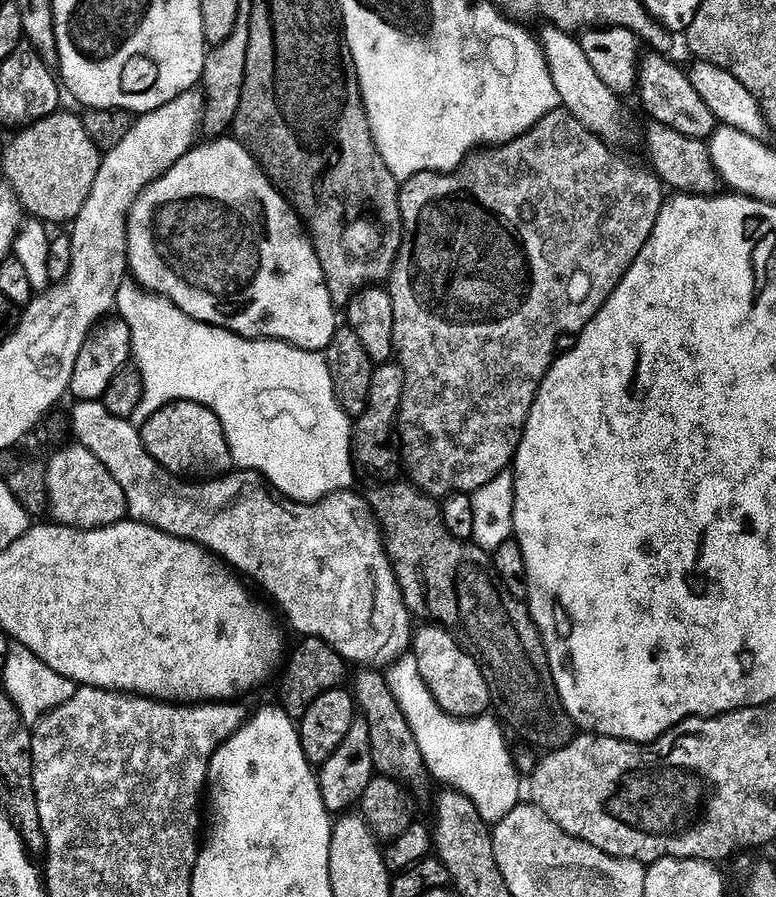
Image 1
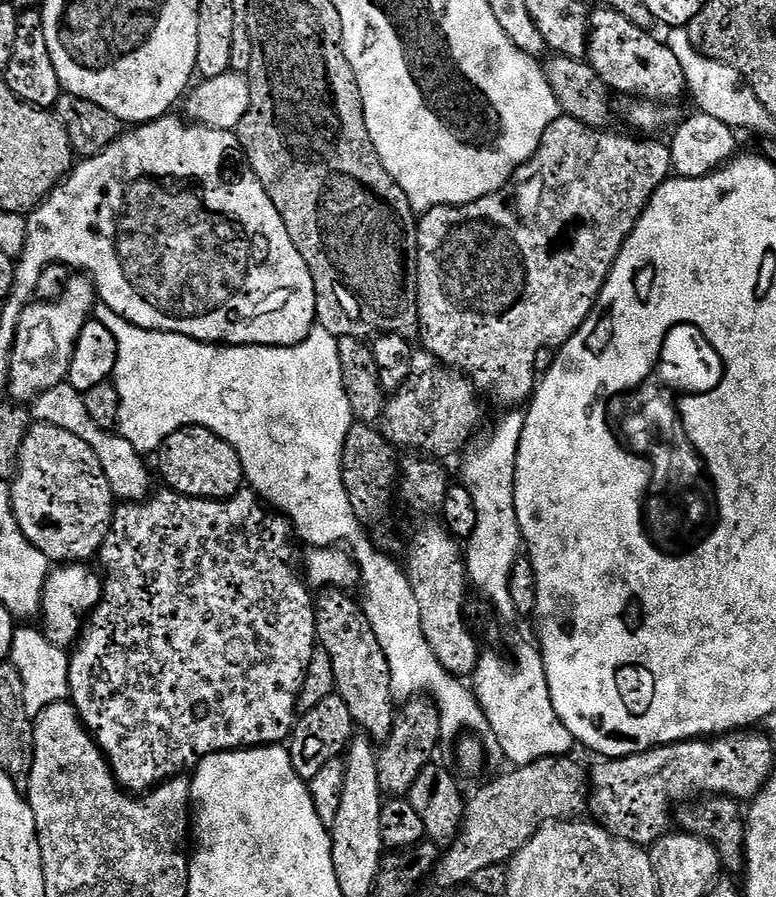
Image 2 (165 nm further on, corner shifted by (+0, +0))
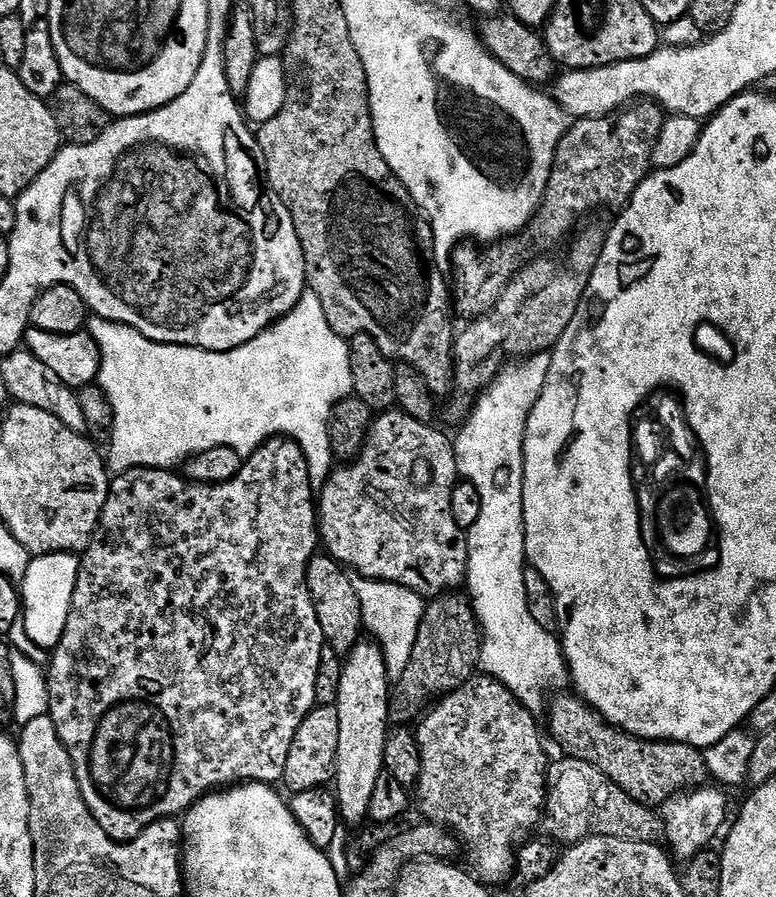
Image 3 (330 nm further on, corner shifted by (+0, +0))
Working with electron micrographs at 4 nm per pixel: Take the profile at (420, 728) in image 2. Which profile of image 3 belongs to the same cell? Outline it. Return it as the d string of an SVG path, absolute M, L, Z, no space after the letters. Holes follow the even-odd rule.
M467 595L435 597L424 609L418 638L414 638L414 650L410 654L410 666L394 681L390 692L391 711L423 713L433 703L432 696L443 698L471 680L480 662L481 639L480 624Z

